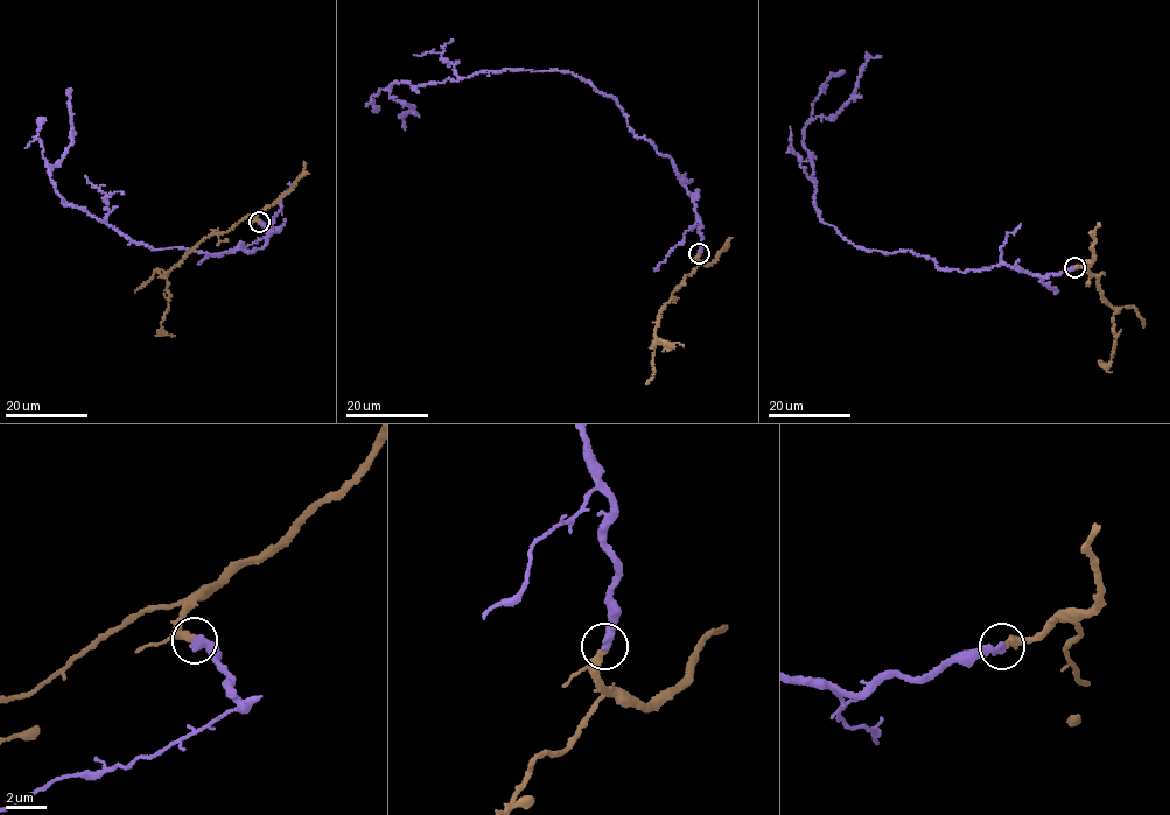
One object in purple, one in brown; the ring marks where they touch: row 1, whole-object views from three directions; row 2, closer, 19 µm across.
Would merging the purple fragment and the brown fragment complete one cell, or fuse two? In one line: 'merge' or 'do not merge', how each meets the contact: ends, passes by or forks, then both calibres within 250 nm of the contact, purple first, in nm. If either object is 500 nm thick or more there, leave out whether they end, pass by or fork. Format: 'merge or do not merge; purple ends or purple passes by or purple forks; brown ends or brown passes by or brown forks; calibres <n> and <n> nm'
merge; purple ends; brown passes by; calibres 440 and 260 nm

